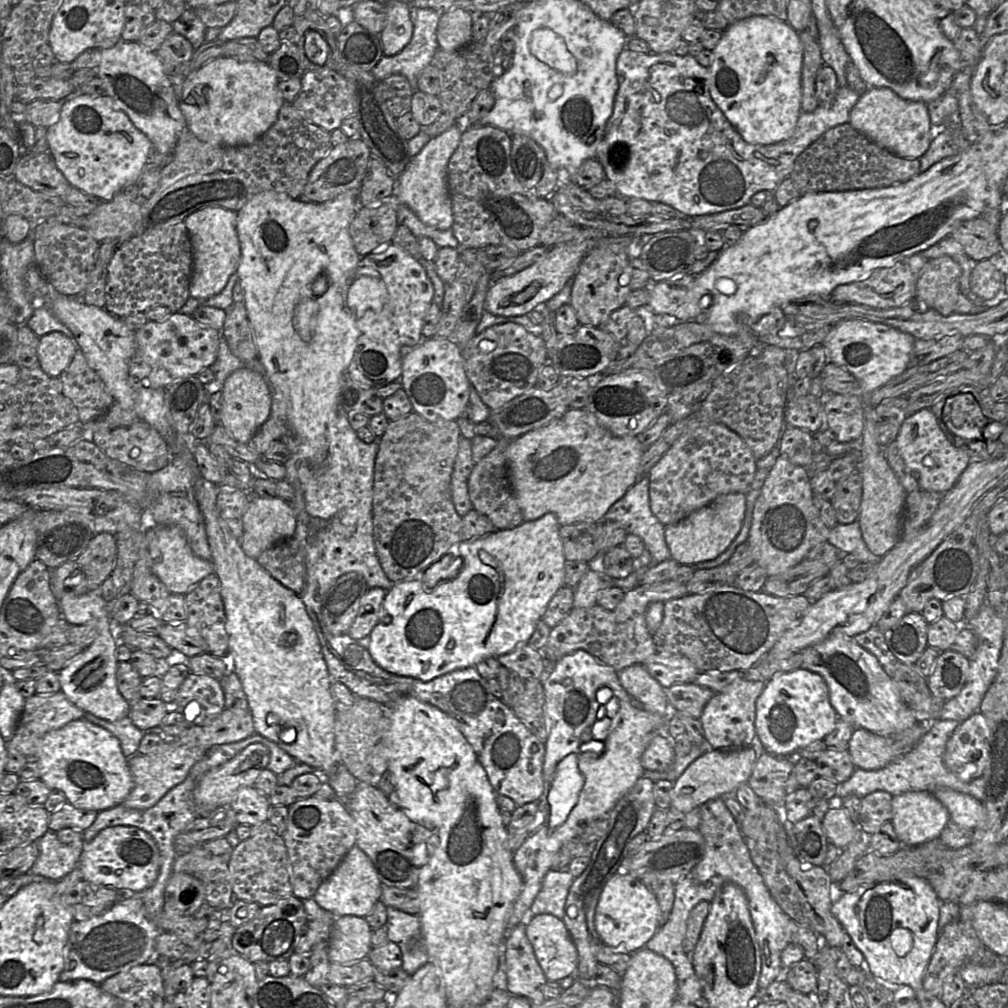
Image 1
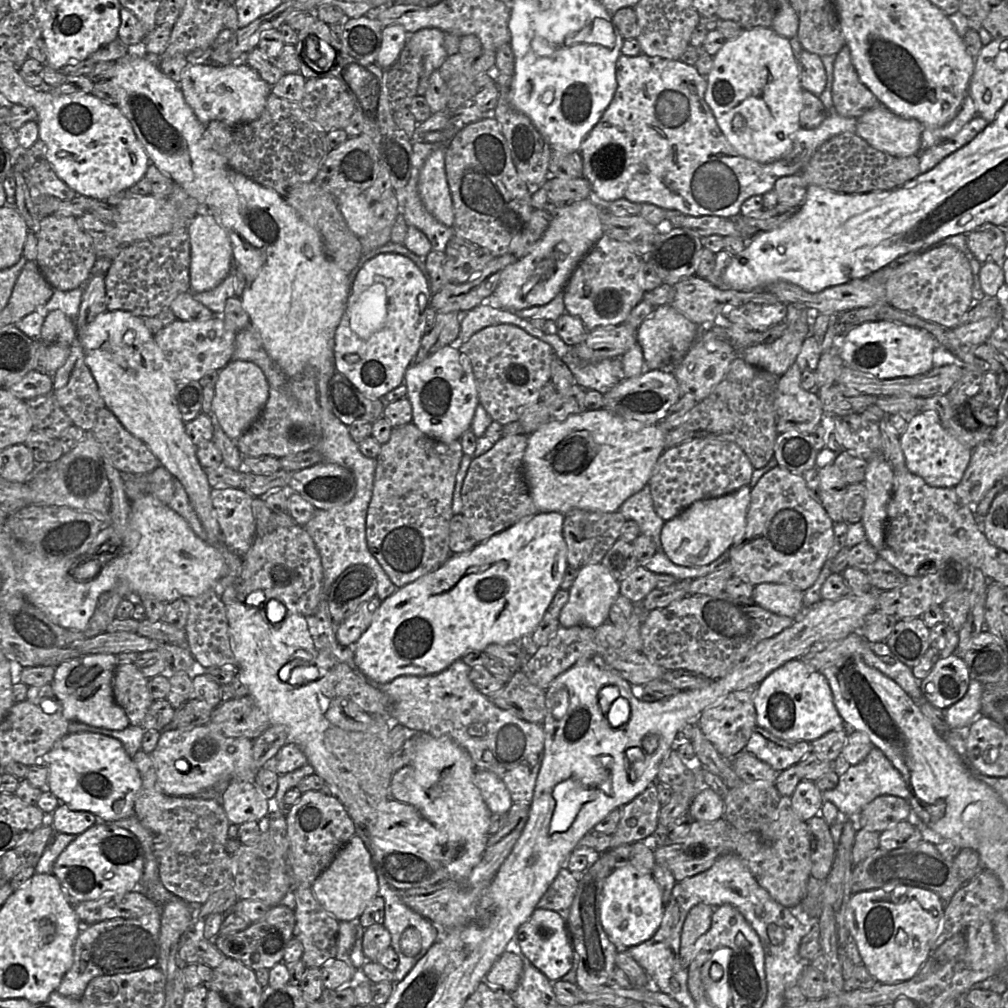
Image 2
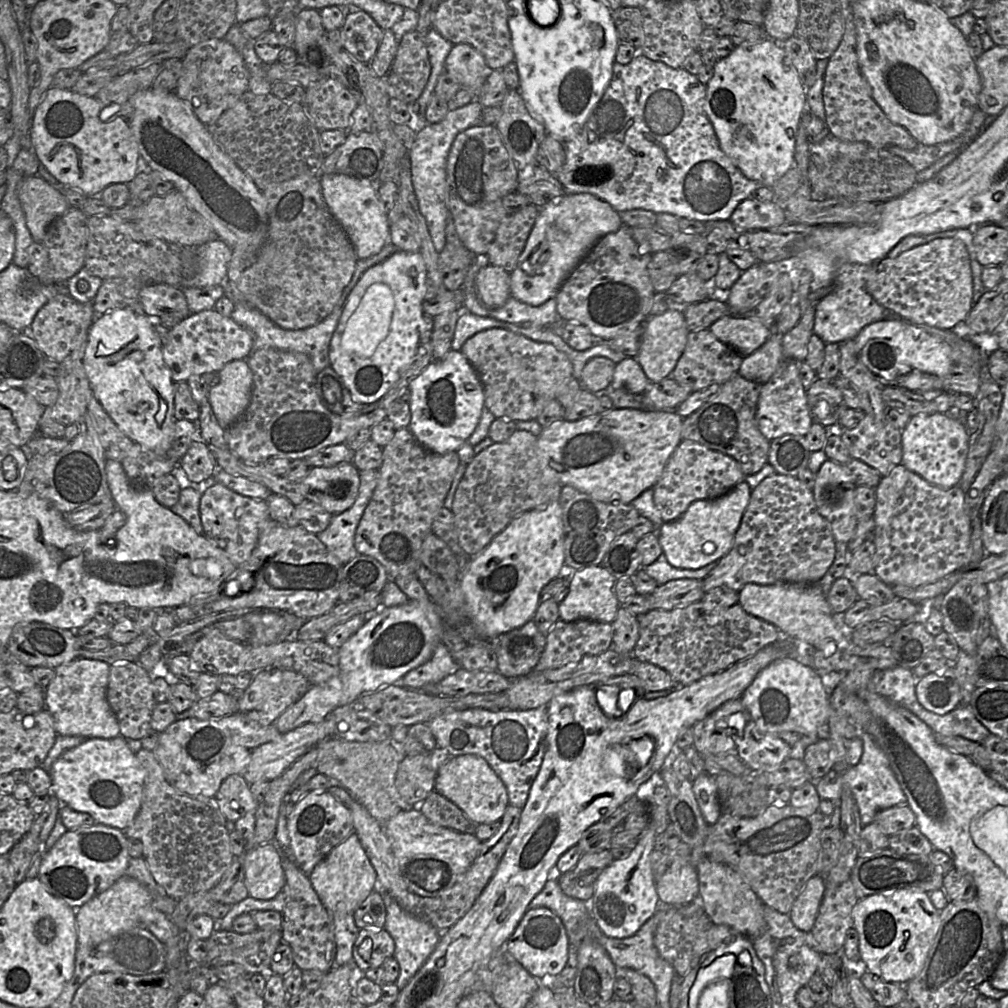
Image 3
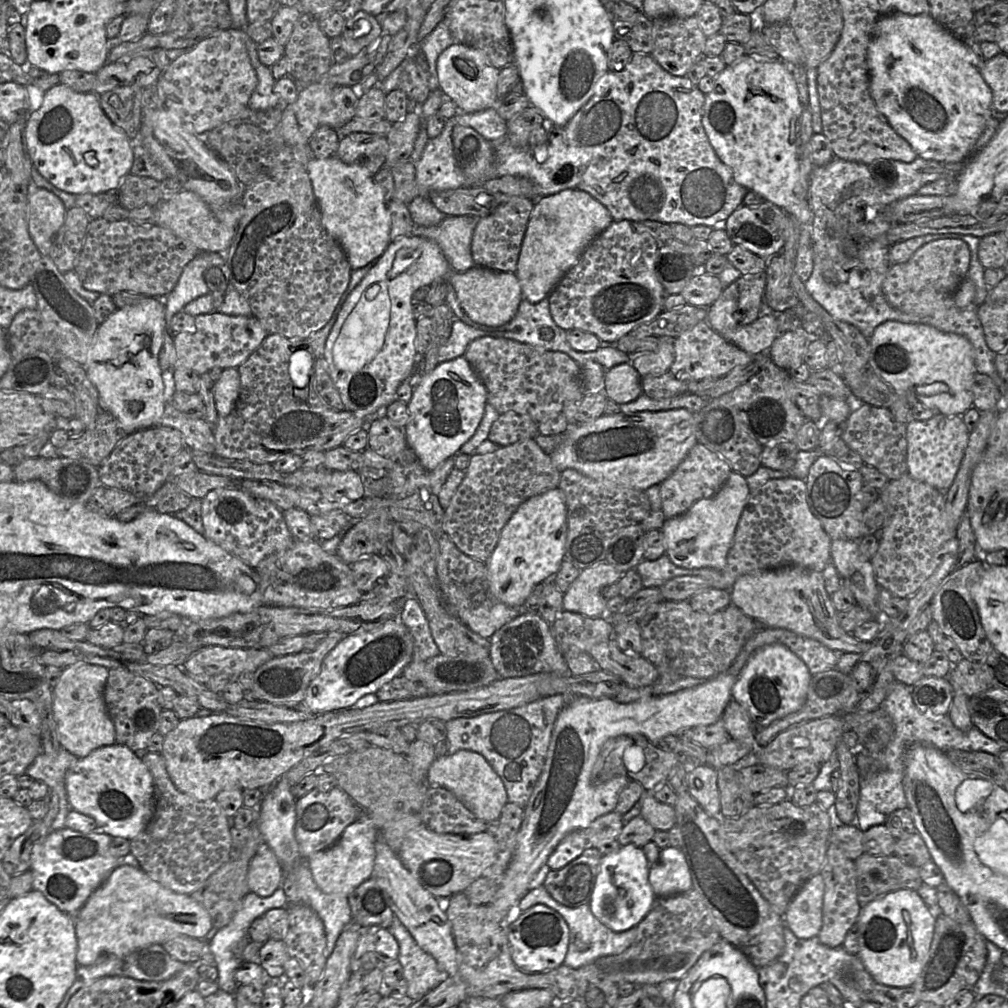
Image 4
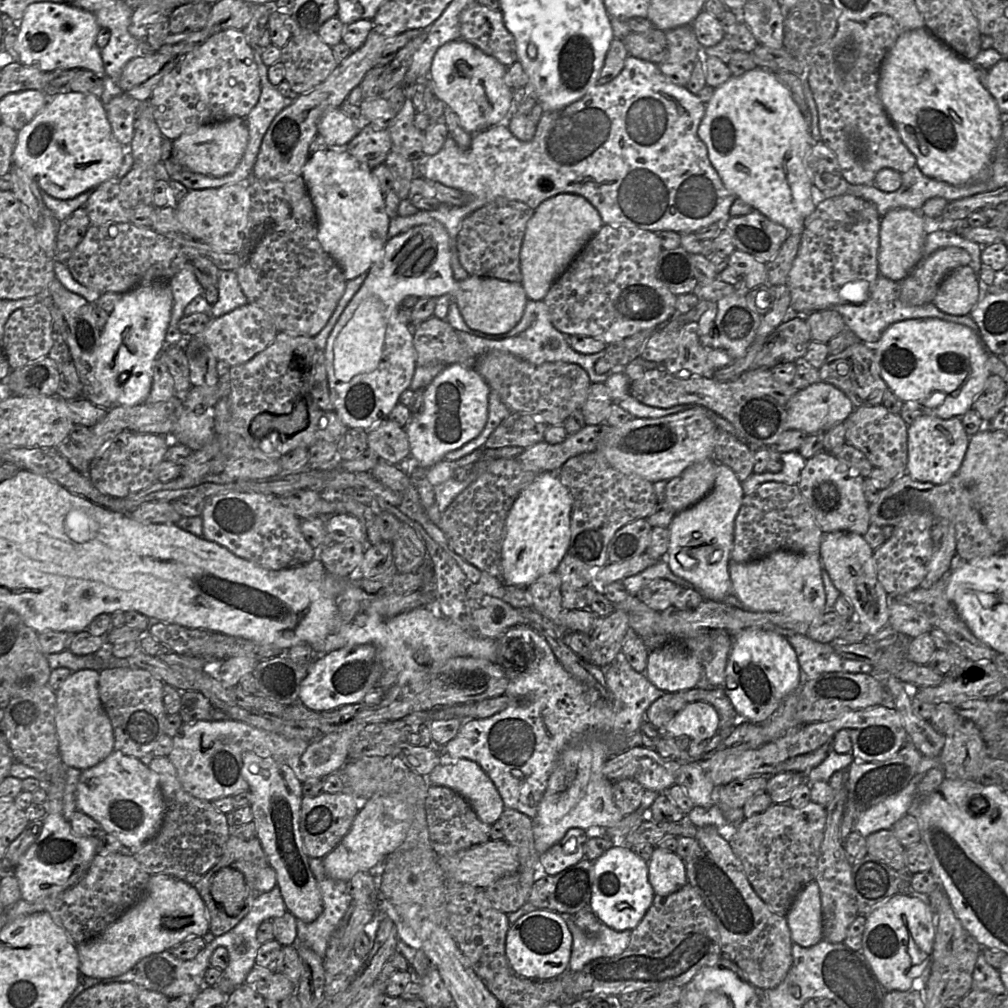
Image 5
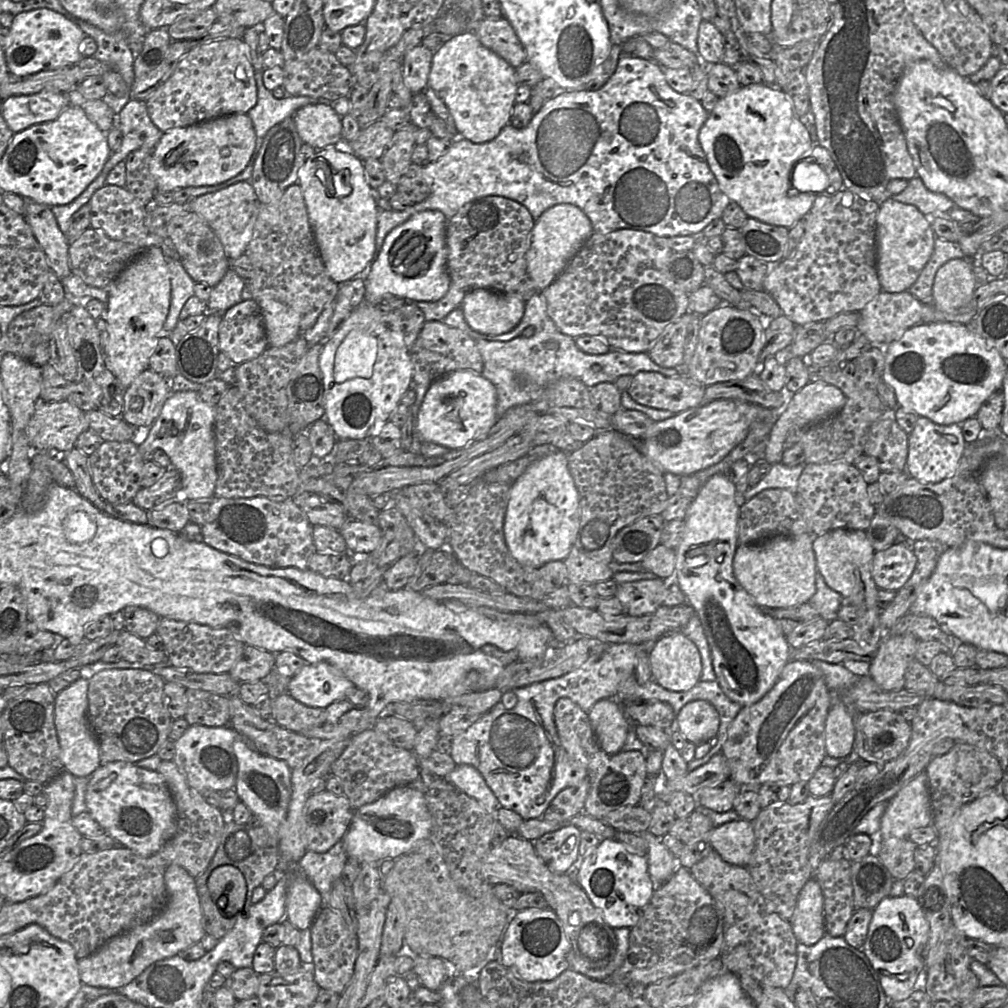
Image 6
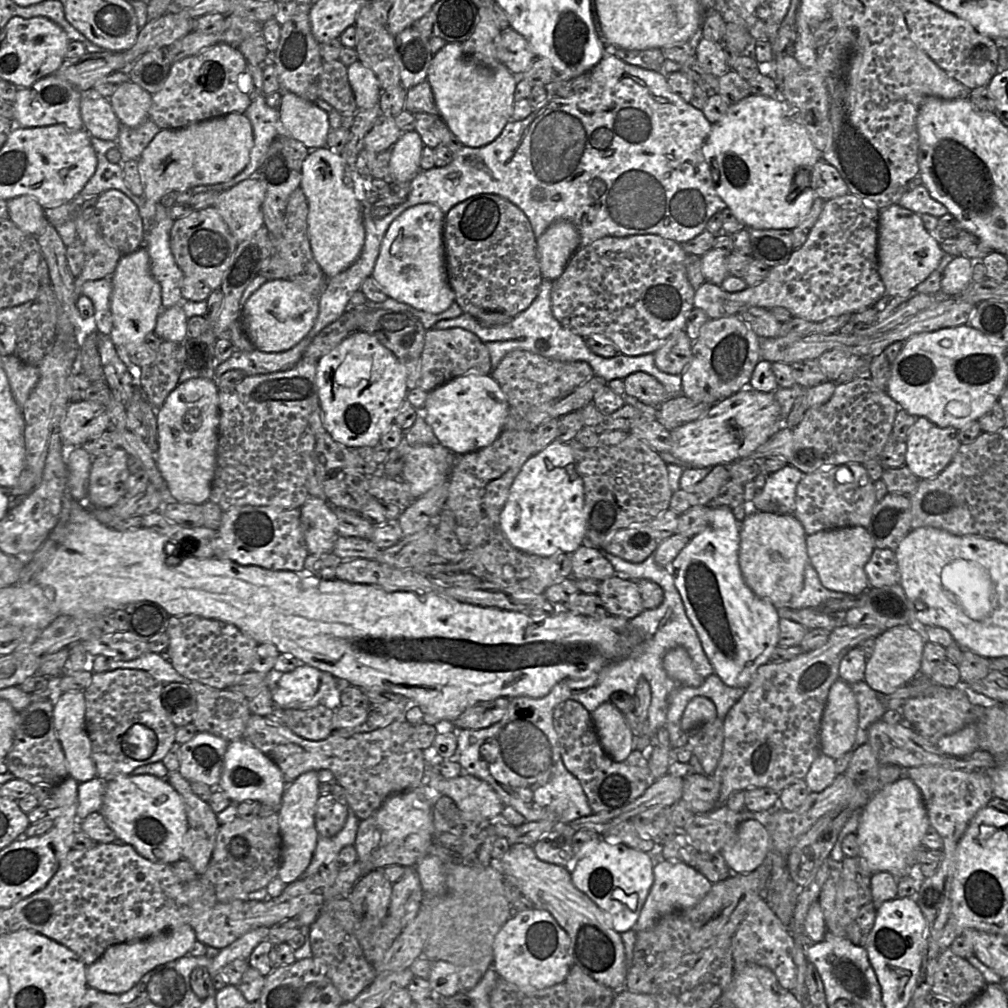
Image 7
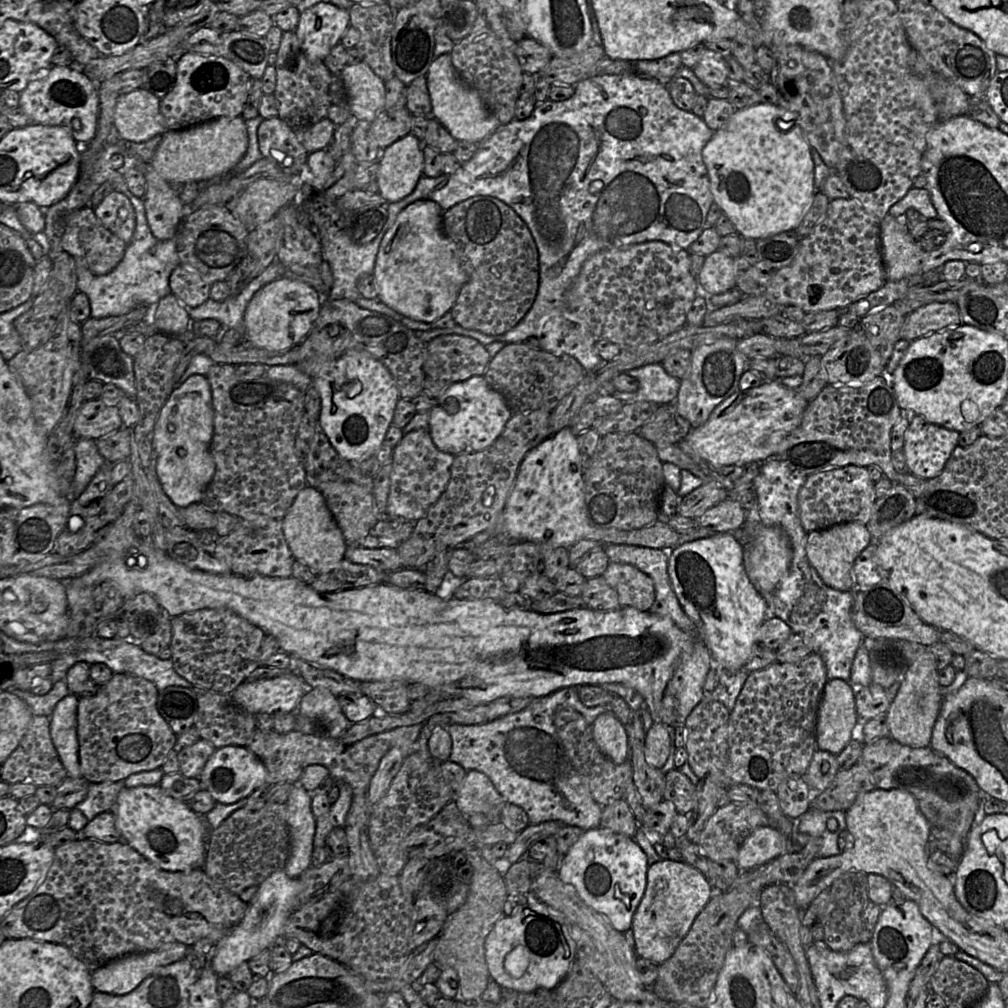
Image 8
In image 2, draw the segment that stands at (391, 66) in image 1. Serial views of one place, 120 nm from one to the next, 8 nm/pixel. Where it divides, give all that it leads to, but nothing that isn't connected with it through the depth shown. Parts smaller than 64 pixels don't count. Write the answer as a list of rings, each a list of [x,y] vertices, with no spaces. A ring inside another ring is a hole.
[[[424,28],[409,33],[407,48],[410,52],[419,52],[423,60],[423,71],[417,88],[419,96],[425,95],[431,74],[438,70],[448,57],[444,46],[445,34],[437,28]]]

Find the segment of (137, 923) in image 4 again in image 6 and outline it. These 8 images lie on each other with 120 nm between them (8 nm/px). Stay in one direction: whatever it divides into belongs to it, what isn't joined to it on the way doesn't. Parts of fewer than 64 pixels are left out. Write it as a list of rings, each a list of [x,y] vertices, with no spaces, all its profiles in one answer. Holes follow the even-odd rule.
[[[177,864],[167,866],[164,873],[167,898],[163,909],[150,921],[135,925],[112,937],[91,955],[78,959],[80,980],[83,984],[100,988],[119,988],[130,983],[151,964],[178,955],[182,950],[200,942],[206,935],[195,878]]]

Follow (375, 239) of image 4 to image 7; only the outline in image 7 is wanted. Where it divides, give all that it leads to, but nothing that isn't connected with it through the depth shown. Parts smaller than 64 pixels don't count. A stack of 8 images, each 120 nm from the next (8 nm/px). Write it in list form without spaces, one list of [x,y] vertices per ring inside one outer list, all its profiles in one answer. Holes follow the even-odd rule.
[[[327,147],[311,150],[302,165],[300,187],[308,202],[310,246],[326,278],[350,267],[360,256],[365,241],[361,205],[353,187],[345,184],[344,172],[342,156]]]

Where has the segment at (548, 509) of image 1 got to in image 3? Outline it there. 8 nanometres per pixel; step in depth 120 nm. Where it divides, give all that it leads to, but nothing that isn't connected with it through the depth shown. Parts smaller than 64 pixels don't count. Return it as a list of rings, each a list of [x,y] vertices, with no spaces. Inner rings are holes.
[[[617,409],[599,413],[592,417],[582,418],[577,421],[562,420],[542,430],[537,437],[538,458],[545,484],[570,485],[577,490],[590,495],[592,498],[605,503],[629,504],[648,488],[652,488],[663,473],[665,465],[682,440],[683,418],[674,411],[648,411],[639,409]]]

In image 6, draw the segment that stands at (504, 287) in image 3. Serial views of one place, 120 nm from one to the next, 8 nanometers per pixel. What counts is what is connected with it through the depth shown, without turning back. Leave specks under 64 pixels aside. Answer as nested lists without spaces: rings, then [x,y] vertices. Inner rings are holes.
[[[474,289],[465,293],[461,309],[472,329],[486,335],[500,335],[518,325],[524,315],[525,303],[518,294]]]

